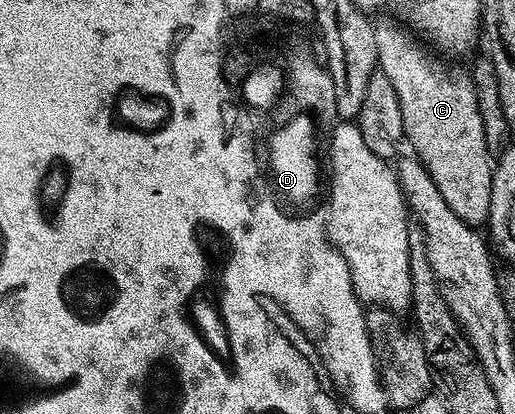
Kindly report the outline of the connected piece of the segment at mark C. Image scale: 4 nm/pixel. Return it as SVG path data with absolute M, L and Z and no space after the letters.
M375 23L379 62L377 71L378 74L389 77L389 82L397 93L406 146L412 147L408 148L433 177L434 184L441 190L445 203L453 213L471 226L482 226L489 213L493 167L489 159L487 163L489 152L485 141L485 127L481 125L481 112L477 110L477 93L471 76L464 72L462 75L455 67L446 67L442 58L431 59L432 52L406 26L395 23Z

